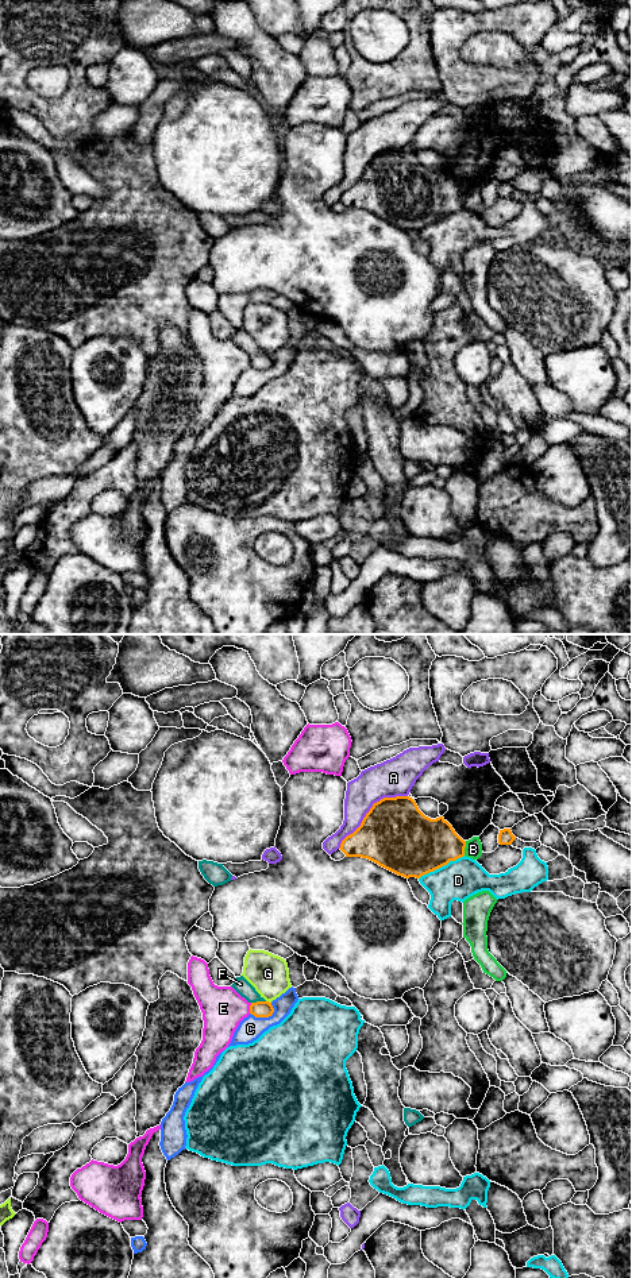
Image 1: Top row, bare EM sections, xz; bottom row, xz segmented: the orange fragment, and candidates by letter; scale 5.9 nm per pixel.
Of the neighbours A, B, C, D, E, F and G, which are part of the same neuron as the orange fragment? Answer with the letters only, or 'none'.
none

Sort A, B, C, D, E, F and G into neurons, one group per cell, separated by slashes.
A / B / C / D / E / F / G

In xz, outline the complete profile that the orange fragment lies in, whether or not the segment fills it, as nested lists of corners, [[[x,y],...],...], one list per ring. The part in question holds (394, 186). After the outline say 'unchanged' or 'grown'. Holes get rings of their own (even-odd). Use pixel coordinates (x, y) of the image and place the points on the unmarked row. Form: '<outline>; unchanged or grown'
[[[396,148],[374,155],[361,178],[342,193],[339,201],[346,209],[367,211],[405,231],[420,231],[463,209],[465,200],[466,193],[443,169],[431,171],[419,162],[412,150]]]; unchanged

